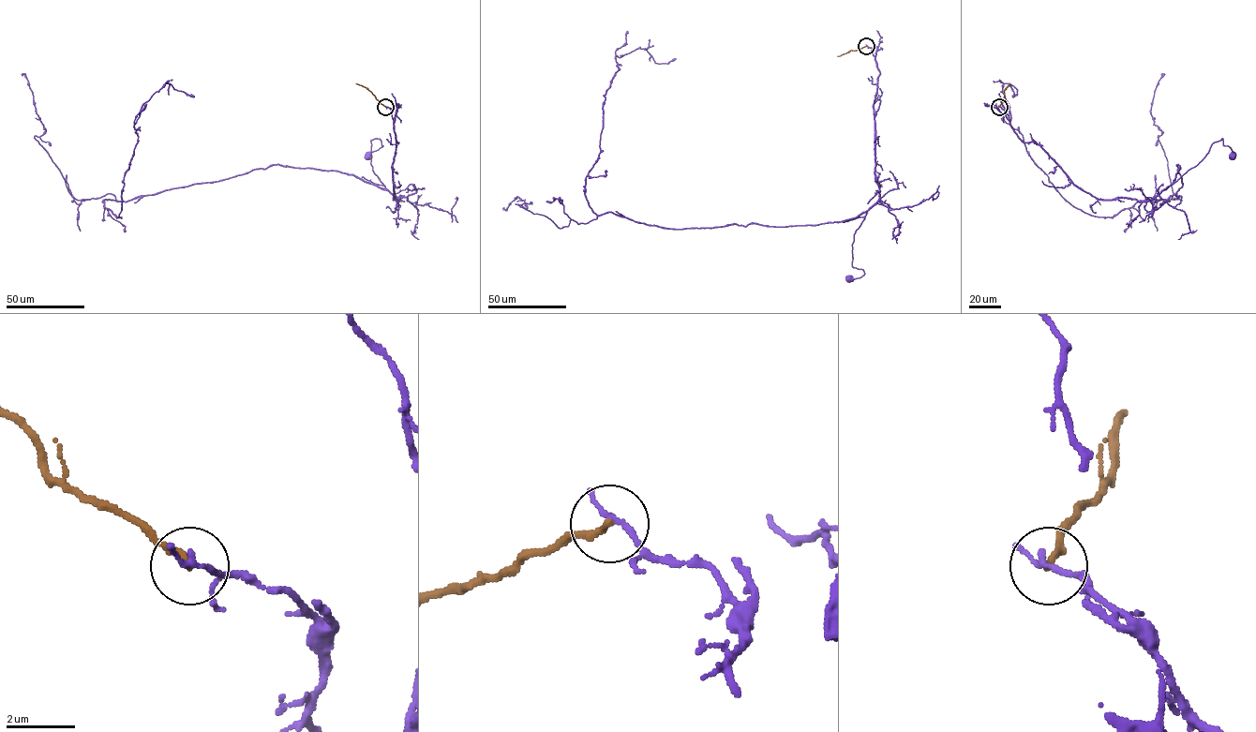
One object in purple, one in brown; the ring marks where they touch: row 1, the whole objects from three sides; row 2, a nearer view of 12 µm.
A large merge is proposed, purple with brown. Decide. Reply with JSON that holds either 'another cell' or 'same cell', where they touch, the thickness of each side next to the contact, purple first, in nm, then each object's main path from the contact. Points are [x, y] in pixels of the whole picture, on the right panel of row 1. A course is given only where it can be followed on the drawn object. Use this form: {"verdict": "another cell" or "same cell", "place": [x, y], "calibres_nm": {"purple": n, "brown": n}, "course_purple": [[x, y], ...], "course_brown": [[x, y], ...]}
{"verdict": "another cell", "place": [999, 107], "calibres_nm": {"purple": 200, "brown": 220}, "course_purple": [[999, 106], [1023, 141], [1035, 141], [1073, 184], [1099, 199], [1150, 201], [1222, 139], [1233, 156]], "course_brown": [[999, 106], [1004, 90], [1009, 83]]}

